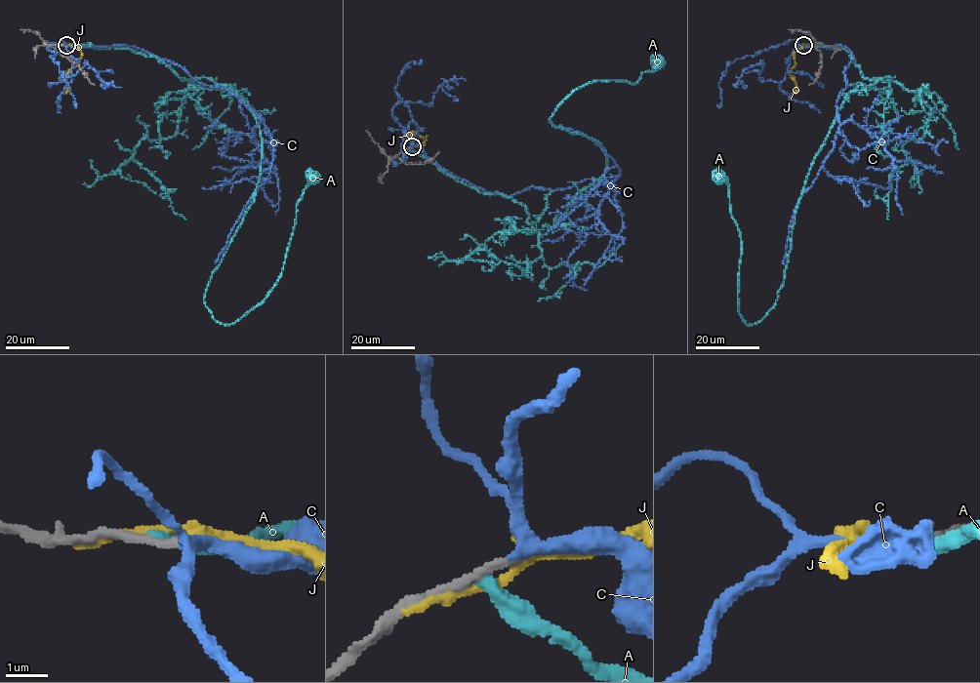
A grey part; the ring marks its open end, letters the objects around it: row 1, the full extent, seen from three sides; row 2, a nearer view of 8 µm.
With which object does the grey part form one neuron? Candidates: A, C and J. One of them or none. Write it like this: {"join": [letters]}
{"join": ["C"]}

